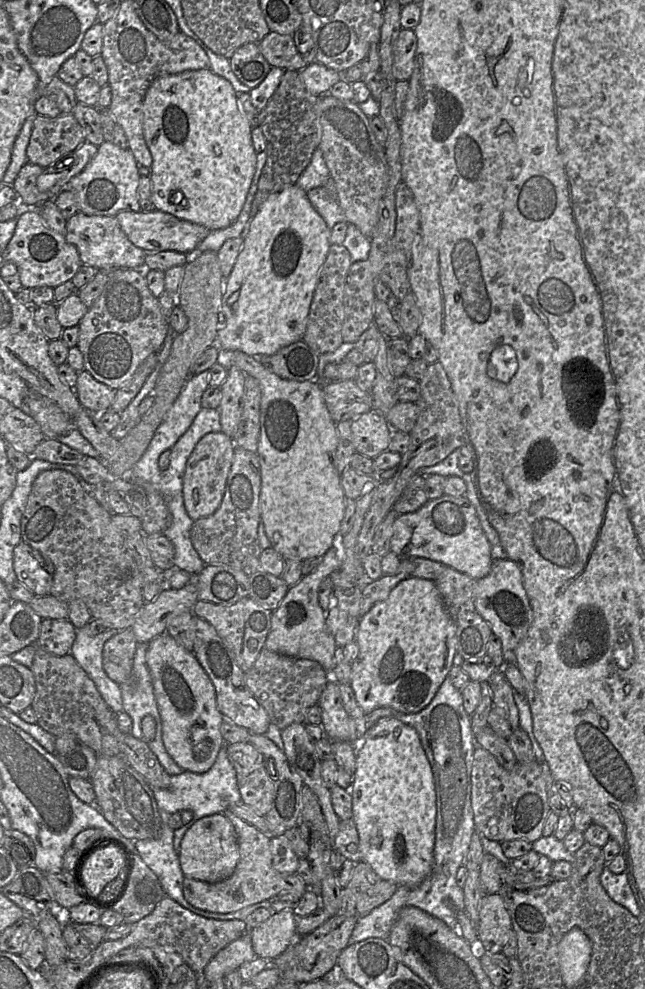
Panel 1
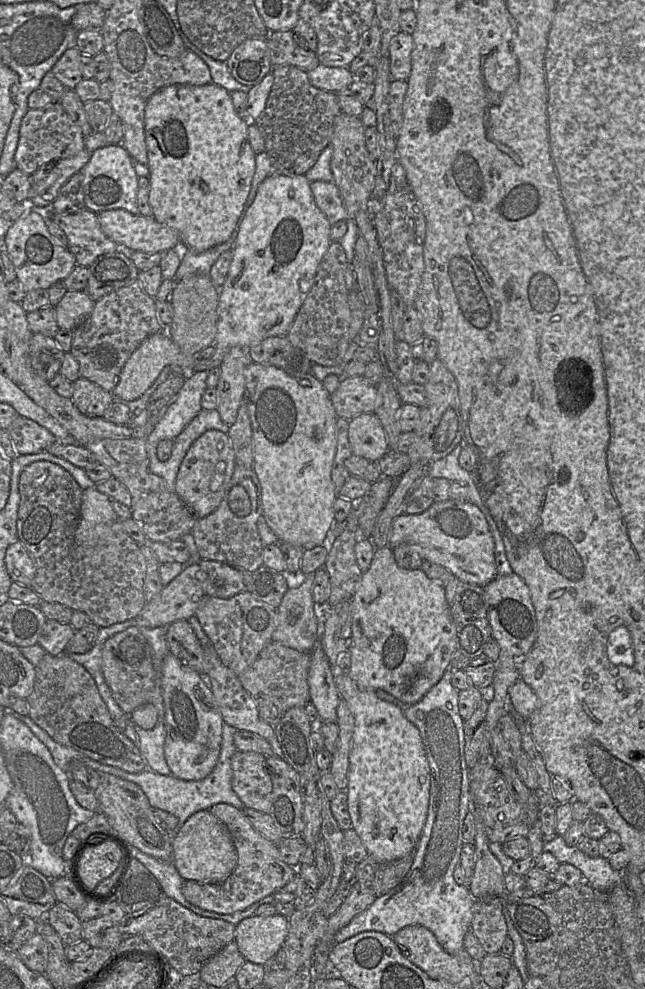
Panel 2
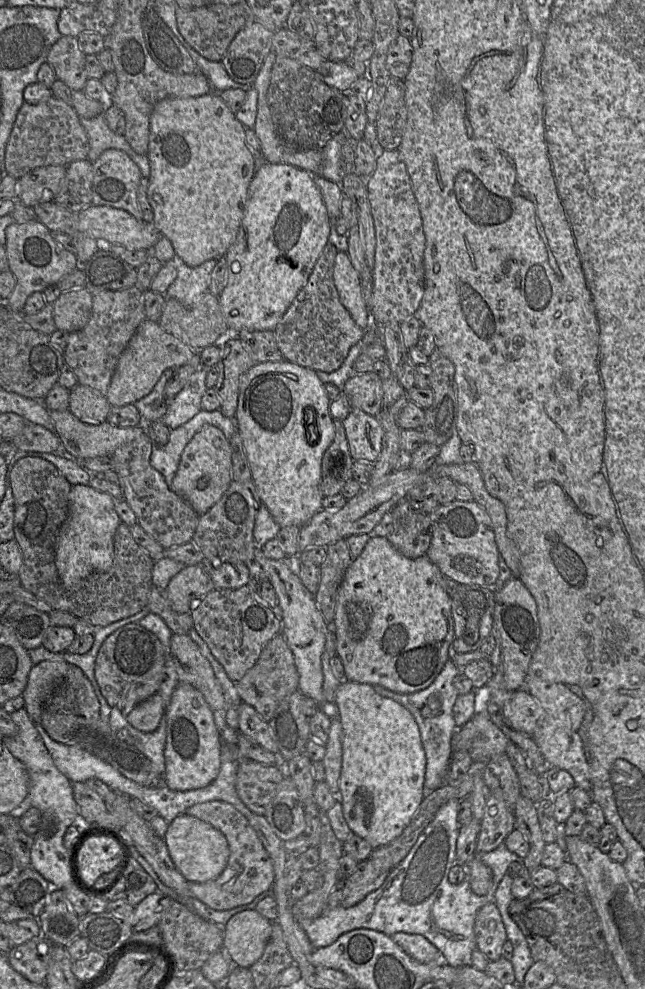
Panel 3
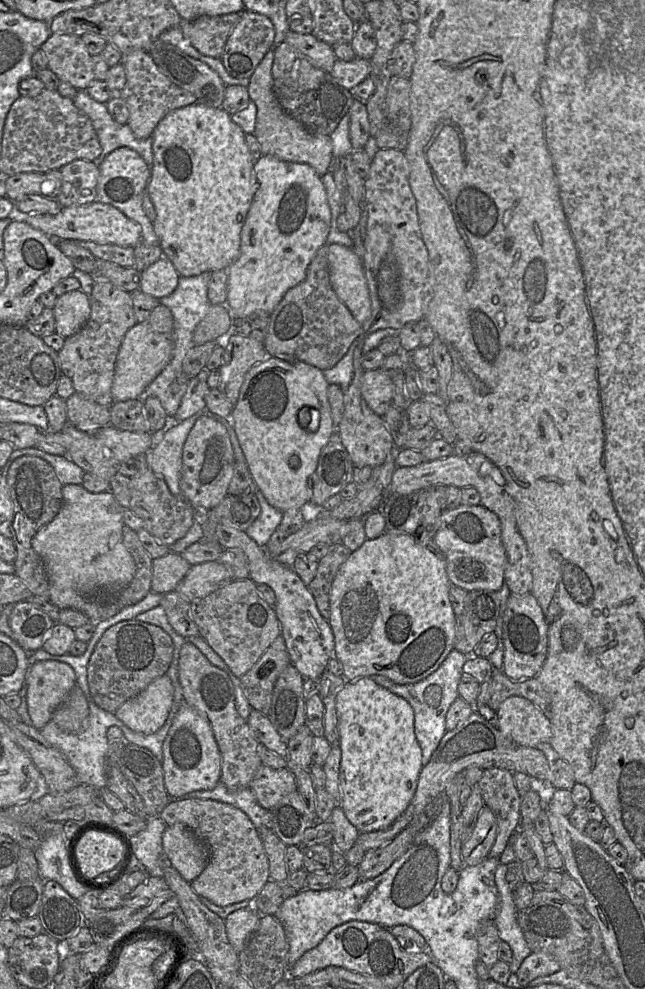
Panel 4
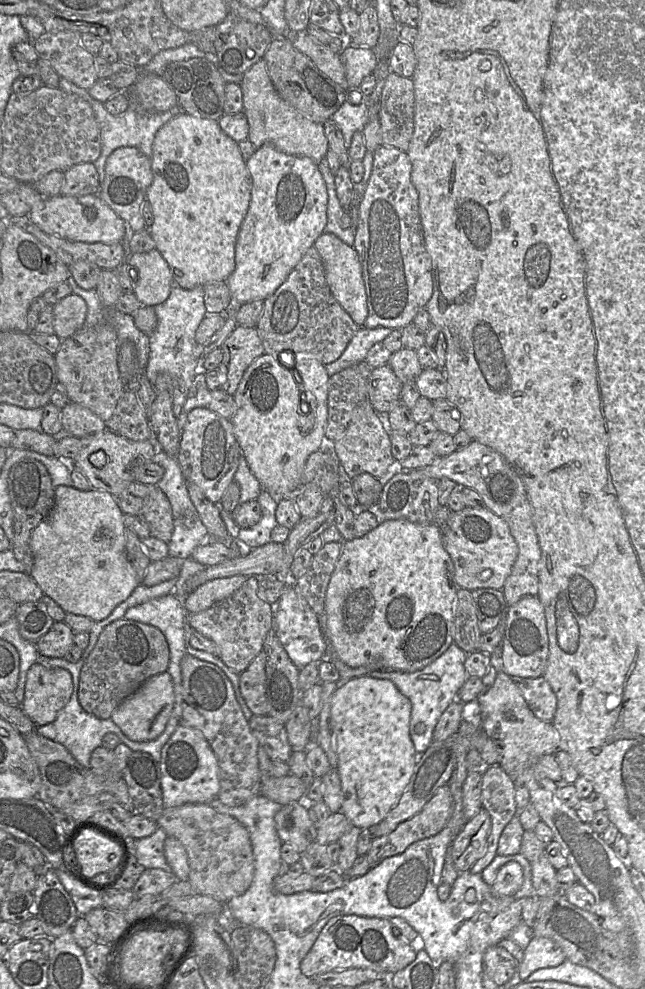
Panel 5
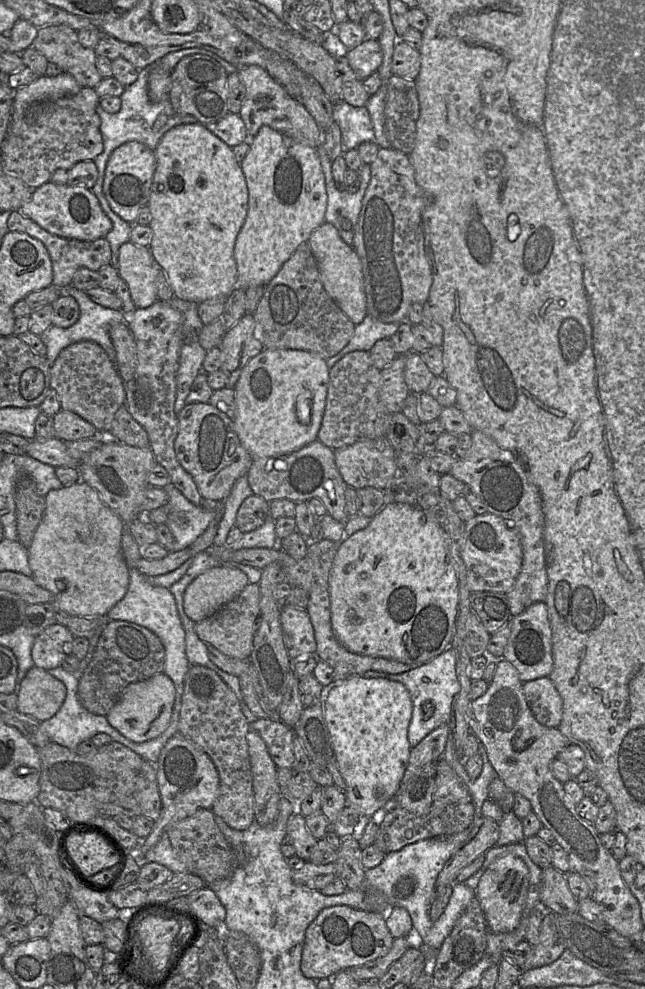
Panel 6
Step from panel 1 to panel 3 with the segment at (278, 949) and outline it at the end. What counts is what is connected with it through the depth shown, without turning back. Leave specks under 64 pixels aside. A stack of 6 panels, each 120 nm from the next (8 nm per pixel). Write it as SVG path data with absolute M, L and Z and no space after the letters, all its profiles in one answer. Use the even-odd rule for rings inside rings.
M255 909L245 910L233 915L224 926L224 941L222 950L225 950L231 960L244 968L250 968L263 955L266 944L271 936L271 921L263 917Z

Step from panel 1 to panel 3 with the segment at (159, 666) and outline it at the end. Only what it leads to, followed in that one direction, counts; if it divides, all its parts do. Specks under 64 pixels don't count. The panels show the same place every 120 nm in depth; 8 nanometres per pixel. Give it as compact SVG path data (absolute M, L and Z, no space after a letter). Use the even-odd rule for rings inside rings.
M178 683L169 705L164 749L163 783L173 791L200 789L211 784L221 767L221 737L203 695L187 683Z

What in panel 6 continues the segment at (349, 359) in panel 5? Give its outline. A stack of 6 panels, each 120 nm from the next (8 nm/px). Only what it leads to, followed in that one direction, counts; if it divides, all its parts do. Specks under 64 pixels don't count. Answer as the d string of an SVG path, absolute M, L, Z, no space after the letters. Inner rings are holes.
M367 314L364 320L355 326L354 334L341 352L326 360L331 369L346 354L353 351L369 352L381 339L391 338L398 330L400 323L384 323Z

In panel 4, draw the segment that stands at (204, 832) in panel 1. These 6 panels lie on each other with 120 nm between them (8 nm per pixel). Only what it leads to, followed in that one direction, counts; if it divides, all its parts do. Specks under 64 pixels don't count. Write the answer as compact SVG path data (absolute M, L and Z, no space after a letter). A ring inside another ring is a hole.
M181 823L167 825L162 847L170 864L189 883L203 872L210 861L209 847Z

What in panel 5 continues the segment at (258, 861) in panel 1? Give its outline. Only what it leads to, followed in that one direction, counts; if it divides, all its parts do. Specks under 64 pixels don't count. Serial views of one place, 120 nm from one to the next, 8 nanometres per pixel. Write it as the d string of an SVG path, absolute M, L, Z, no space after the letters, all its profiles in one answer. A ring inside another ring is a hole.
M187 803L164 808L156 822L167 837L176 838L185 847L190 867L188 880L196 894L226 903L250 887L255 870L253 850L247 829L237 819L215 811L209 804Z

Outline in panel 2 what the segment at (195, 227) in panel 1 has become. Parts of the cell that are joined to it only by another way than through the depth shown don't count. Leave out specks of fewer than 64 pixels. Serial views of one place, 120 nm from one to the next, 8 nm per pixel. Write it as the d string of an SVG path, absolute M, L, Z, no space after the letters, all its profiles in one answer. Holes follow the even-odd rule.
M112 209L99 213L98 220L103 233L128 252L163 253L181 243L176 230L159 223L153 216Z

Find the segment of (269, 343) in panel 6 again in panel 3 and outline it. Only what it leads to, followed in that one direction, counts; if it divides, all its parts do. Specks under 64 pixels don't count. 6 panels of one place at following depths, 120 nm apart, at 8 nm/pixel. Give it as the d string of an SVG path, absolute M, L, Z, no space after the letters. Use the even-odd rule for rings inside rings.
M328 242L325 245L306 285L299 291L273 331L285 360L326 373L338 370L350 348L360 343L364 335L364 330L355 323L341 303L334 283L333 267L337 253L333 244Z

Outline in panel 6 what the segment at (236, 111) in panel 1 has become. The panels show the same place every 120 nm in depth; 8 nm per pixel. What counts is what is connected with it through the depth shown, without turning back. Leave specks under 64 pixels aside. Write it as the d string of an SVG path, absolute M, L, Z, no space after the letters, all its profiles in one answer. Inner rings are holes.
M182 124L167 131L155 149L156 170L148 207L151 212L150 251L165 271L174 296L196 303L228 297L238 286L234 257L236 238L248 213L249 193L233 150L204 125Z

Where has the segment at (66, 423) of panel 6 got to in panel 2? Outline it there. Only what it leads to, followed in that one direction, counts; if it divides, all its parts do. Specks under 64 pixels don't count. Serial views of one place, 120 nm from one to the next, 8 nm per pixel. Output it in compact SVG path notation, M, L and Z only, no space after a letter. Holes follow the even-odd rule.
M83 377L73 382L71 399L81 413L90 417L103 417L115 400L112 392Z

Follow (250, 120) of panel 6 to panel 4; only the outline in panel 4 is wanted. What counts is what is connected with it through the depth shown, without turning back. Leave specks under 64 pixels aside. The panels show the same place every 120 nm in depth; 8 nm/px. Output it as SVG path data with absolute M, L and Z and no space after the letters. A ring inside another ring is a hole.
M274 47L263 57L249 78L247 87L249 98L257 108L256 125L253 135L256 137L262 155L296 163L310 165L322 178L333 168L332 142L328 135L315 135L308 131L299 121L288 115L280 106L273 91L272 64Z

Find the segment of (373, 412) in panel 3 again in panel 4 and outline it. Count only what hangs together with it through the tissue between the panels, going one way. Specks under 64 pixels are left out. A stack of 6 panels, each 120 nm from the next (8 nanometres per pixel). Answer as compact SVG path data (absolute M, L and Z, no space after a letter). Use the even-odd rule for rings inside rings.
M381 369L365 371L362 376L361 394L367 406L383 417L393 404L393 380Z

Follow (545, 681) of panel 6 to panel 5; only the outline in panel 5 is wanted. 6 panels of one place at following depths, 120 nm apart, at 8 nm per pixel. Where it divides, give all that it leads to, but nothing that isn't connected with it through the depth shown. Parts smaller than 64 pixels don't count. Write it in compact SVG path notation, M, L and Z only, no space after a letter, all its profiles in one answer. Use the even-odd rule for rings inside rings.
M543 676L515 680L533 714L544 722L552 722L557 708L557 697L548 681Z

